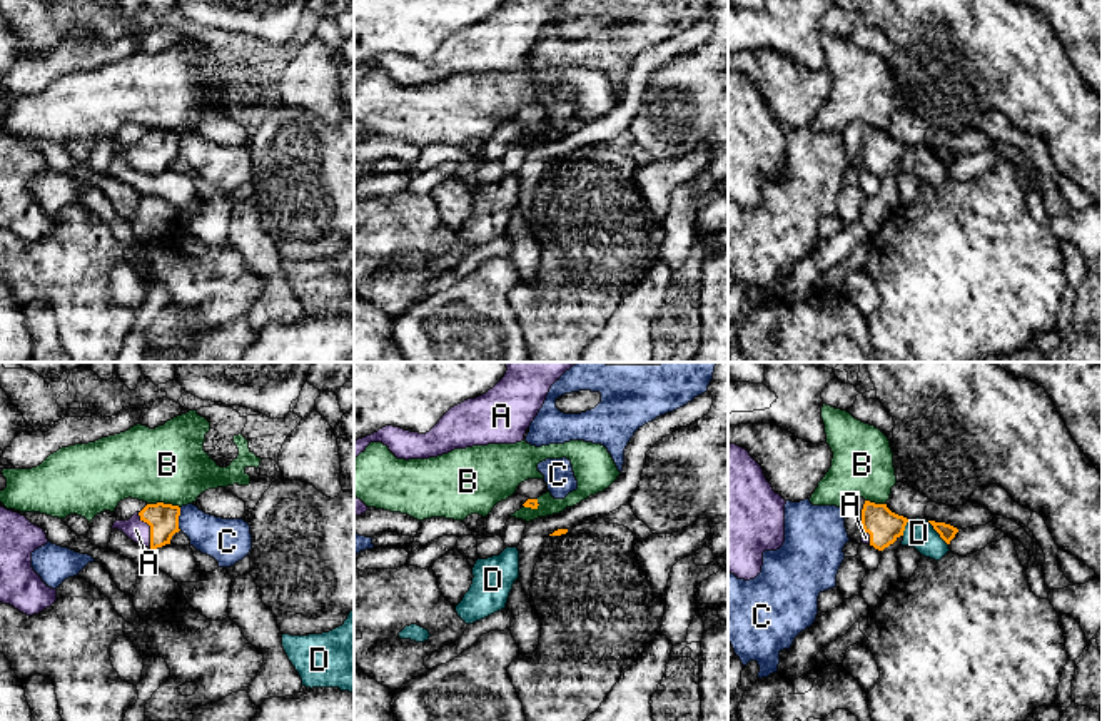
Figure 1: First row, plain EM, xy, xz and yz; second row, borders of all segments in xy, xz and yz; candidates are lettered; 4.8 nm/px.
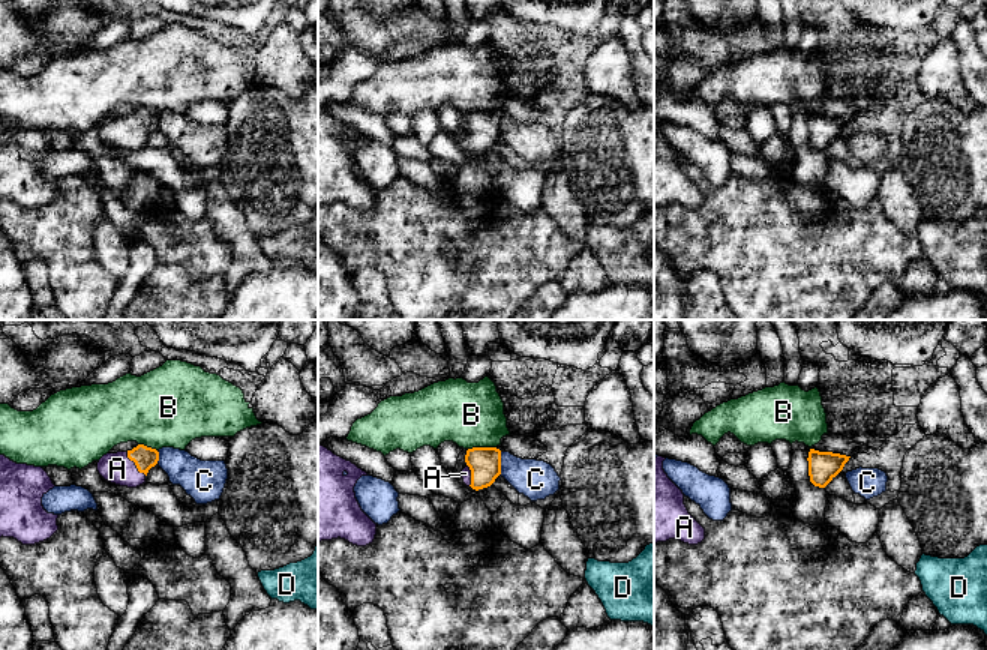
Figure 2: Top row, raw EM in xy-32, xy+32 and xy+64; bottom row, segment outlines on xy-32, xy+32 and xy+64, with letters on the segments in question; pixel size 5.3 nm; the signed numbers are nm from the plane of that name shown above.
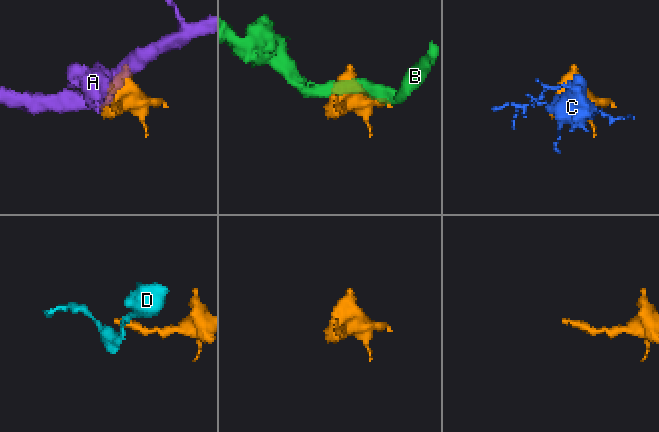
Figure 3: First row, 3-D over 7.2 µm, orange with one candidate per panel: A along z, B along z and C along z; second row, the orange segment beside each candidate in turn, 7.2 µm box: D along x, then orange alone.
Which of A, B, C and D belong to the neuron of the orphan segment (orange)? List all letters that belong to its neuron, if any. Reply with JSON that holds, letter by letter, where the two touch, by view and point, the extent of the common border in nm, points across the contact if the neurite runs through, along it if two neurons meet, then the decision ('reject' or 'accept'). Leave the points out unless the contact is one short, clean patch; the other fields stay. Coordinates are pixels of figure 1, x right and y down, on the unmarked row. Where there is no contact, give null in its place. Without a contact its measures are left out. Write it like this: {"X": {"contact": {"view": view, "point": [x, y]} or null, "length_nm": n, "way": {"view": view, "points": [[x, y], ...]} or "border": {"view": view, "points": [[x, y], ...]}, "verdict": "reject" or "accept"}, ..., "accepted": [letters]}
{"A": {"contact": {"view": "xy", "point": [151, 156]}, "length_nm": 180, "way": {"view": "xy", "points": [[162, 144], [151, 156], [136, 156]]}, "verdict": "accept"}, "B": {"contact": {"view": "xy", "point": [162, 129]}, "length_nm": 160, "border": {"view": "xy", "points": [[147, 129], [171, 129], [179, 134]]}, "verdict": "reject"}, "C": {"contact": {"view": "xy", "point": [177, 146]}, "length_nm": 110, "border": {"view": "xy", "points": [[181, 134], [179, 156]]}, "verdict": "reject"}, "D": {"contact": {"view": "yz", "point": [937, 157]}, "length_nm": 160, "border": {"view": "yz", "points": [[927, 147], [947, 171]]}, "verdict": "reject"}, "accepted": ["A"]}

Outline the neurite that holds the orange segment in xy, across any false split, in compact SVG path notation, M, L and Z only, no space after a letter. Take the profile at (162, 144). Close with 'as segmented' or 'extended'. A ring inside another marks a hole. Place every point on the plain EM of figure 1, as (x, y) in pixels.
M147 130L140 139L135 139L129 147L115 147L112 155L122 157L134 169L157 175L170 170L170 165L179 159L180 134L172 130Z; extended

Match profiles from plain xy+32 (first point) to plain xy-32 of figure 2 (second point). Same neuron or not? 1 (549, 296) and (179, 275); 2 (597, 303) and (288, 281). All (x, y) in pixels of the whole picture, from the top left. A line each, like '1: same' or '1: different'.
1: same
2: same

